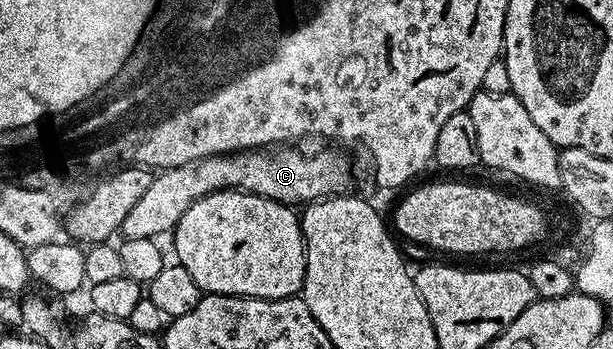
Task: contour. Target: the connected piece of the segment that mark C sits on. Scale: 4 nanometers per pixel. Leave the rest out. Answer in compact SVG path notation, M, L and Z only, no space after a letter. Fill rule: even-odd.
M272 147L226 153L223 157L203 157L201 161L157 172L142 199L138 199L138 203L134 203L133 209L126 214L126 219L122 219L119 232L130 239L156 239L161 236L159 233L171 234L194 202L220 189L256 193L259 197L268 197L293 207L349 192L352 173L348 170L347 159L338 150L299 153L296 149L299 148Z

